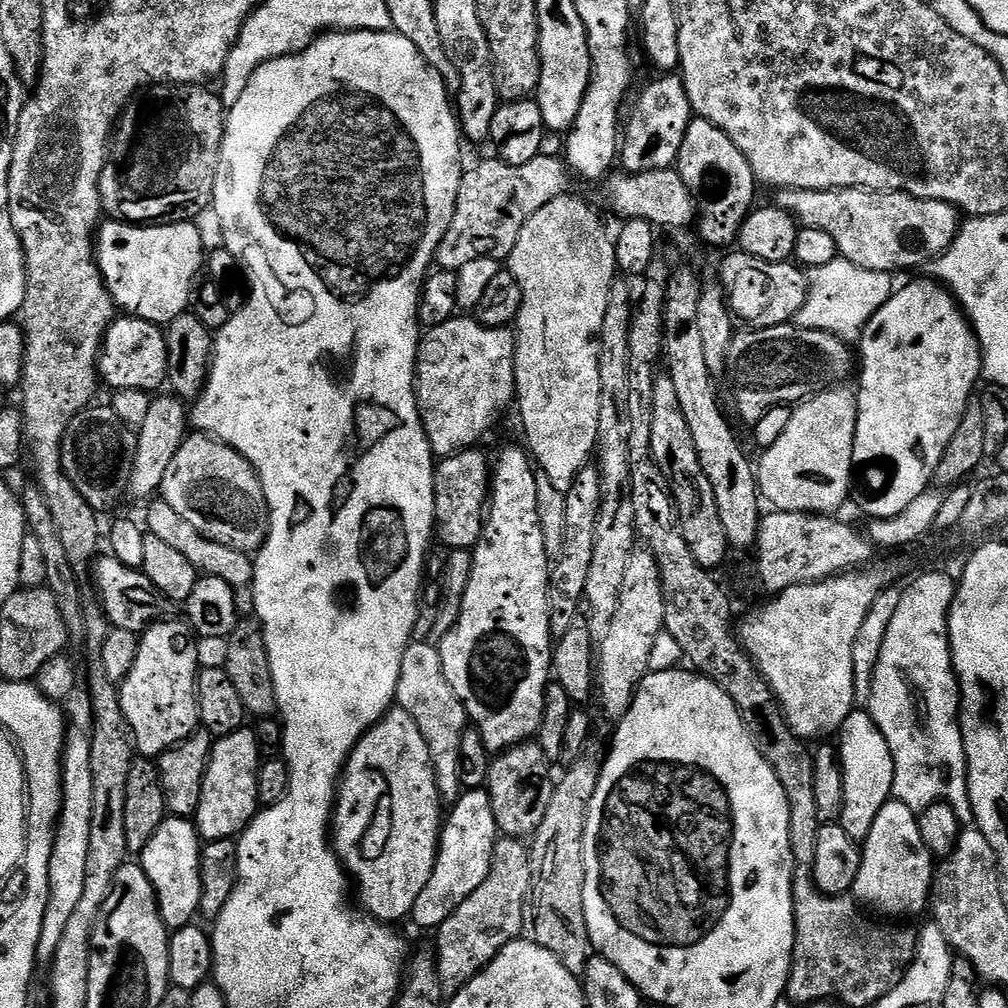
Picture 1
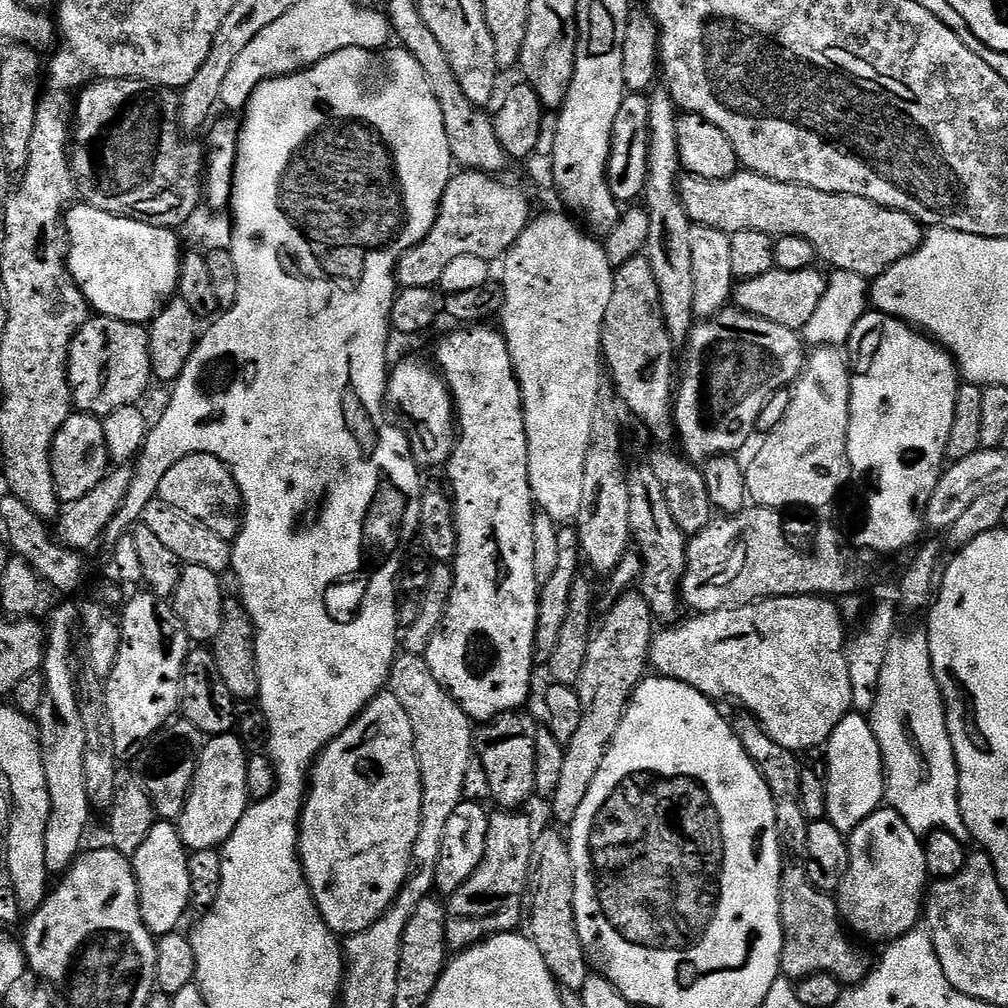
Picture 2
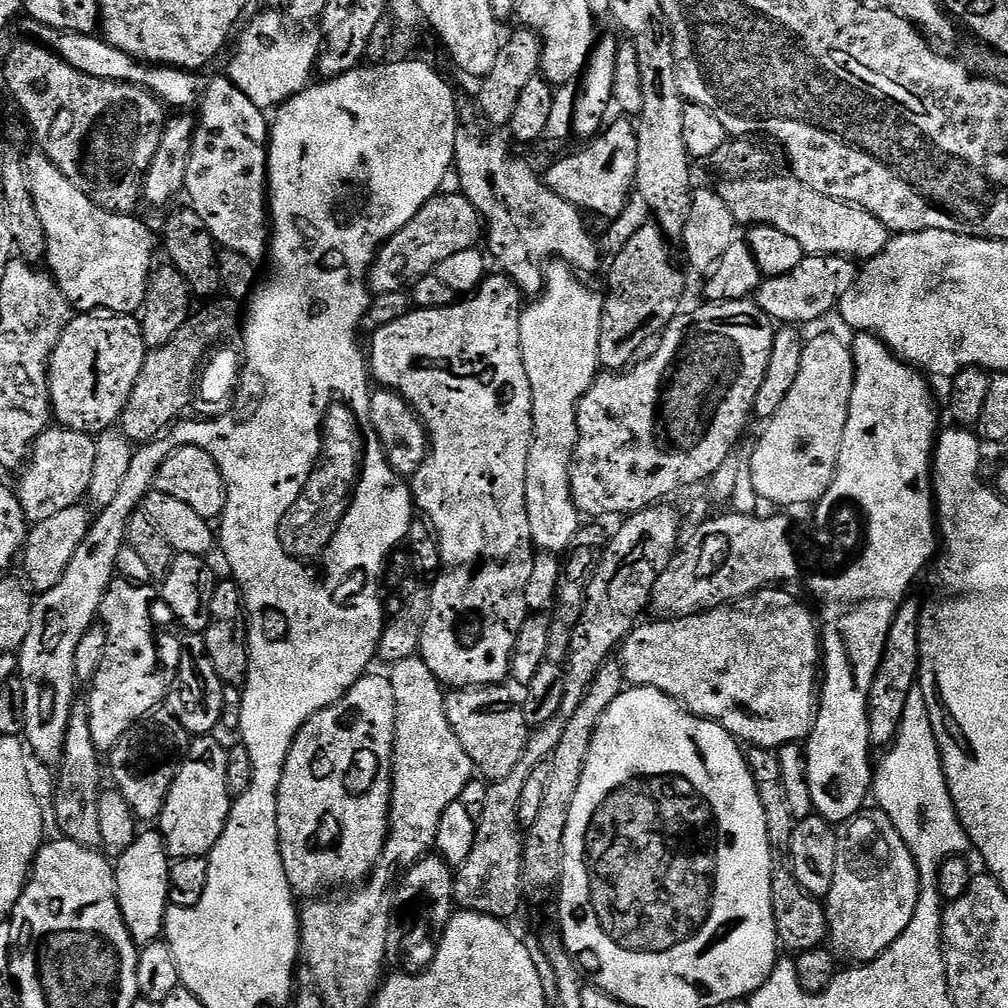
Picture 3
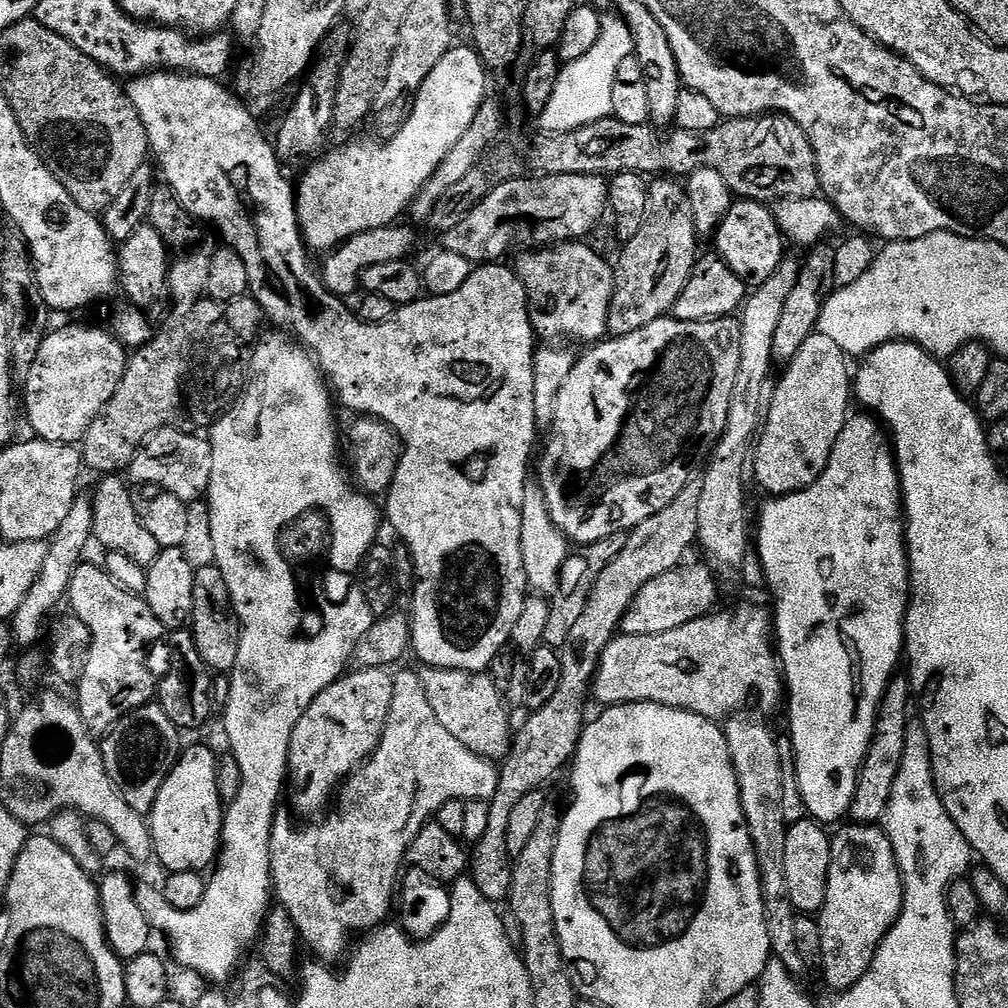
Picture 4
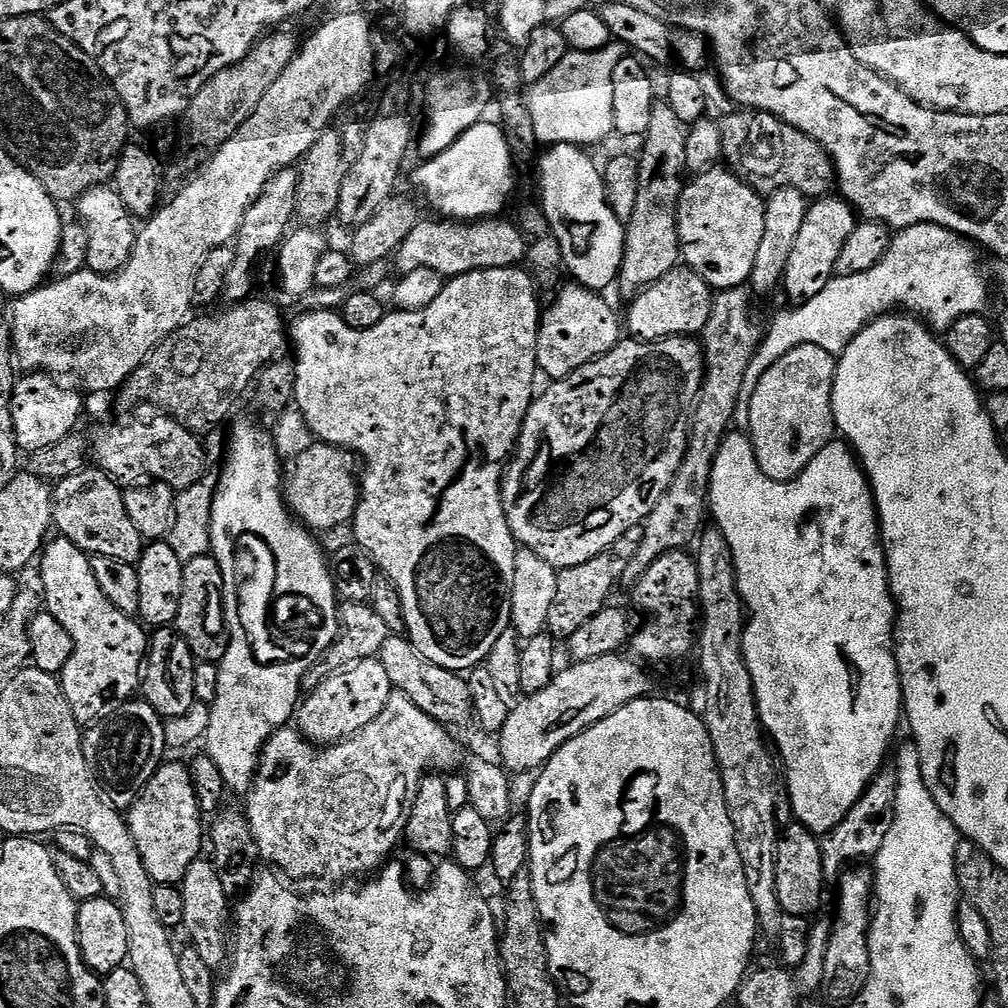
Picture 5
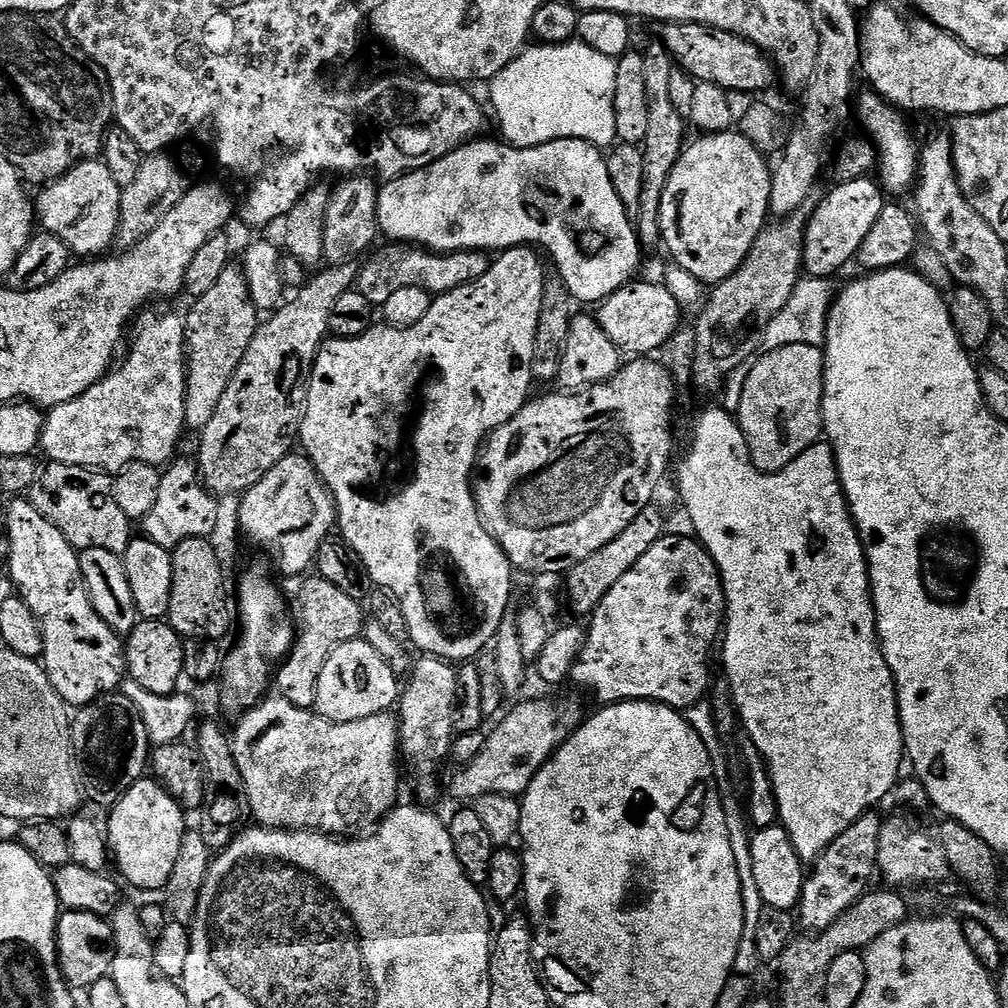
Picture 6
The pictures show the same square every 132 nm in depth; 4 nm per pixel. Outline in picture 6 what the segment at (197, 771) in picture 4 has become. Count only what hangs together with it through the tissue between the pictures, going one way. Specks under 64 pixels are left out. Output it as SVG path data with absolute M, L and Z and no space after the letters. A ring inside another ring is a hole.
M145 778L138 781L119 802L111 805L110 812L112 817L108 820L108 828L106 826L107 847L110 849L111 859L114 862L116 859L117 870L124 875L123 883L133 884L136 888L145 888L148 892L159 893L166 887L182 848L186 833L185 809L181 808L180 803L155 779Z

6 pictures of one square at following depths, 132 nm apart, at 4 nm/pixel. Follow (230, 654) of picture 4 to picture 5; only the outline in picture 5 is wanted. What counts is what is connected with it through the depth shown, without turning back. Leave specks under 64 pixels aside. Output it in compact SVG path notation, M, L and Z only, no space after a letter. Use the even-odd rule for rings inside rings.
M207 554L185 563L182 602L178 606L174 627L176 631L182 634L182 638L186 638L186 642L190 646L190 650L195 654L197 661L219 665L228 649L230 633L228 631L228 621L224 618L224 579L215 556Z

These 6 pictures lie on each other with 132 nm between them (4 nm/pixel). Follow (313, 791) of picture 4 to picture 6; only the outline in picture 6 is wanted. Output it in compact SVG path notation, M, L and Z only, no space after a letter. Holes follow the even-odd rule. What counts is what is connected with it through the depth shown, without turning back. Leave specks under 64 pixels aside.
M364 639L339 644L322 666L316 687L315 711L334 722L358 722L358 718L389 711L402 691L401 681L396 680L399 680L397 672Z

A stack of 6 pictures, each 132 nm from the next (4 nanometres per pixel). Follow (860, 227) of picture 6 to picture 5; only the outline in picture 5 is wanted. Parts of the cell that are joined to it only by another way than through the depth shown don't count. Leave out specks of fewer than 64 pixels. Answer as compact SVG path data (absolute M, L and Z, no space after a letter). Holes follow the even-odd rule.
M829 194L813 199L808 205L806 222L802 222L802 230L798 230L798 242L794 242L794 251L788 259L786 273L789 301L803 302L814 298L837 275L840 255L852 235L857 235L858 213L847 200L836 194Z

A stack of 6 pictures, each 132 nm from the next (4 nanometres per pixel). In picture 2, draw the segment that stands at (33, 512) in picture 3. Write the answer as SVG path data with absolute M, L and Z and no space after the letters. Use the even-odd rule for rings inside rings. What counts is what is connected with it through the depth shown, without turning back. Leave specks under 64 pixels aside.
M73 411L71 416L56 432L52 443L52 473L56 492L65 505L70 505L89 494L110 471L104 420L86 412Z

